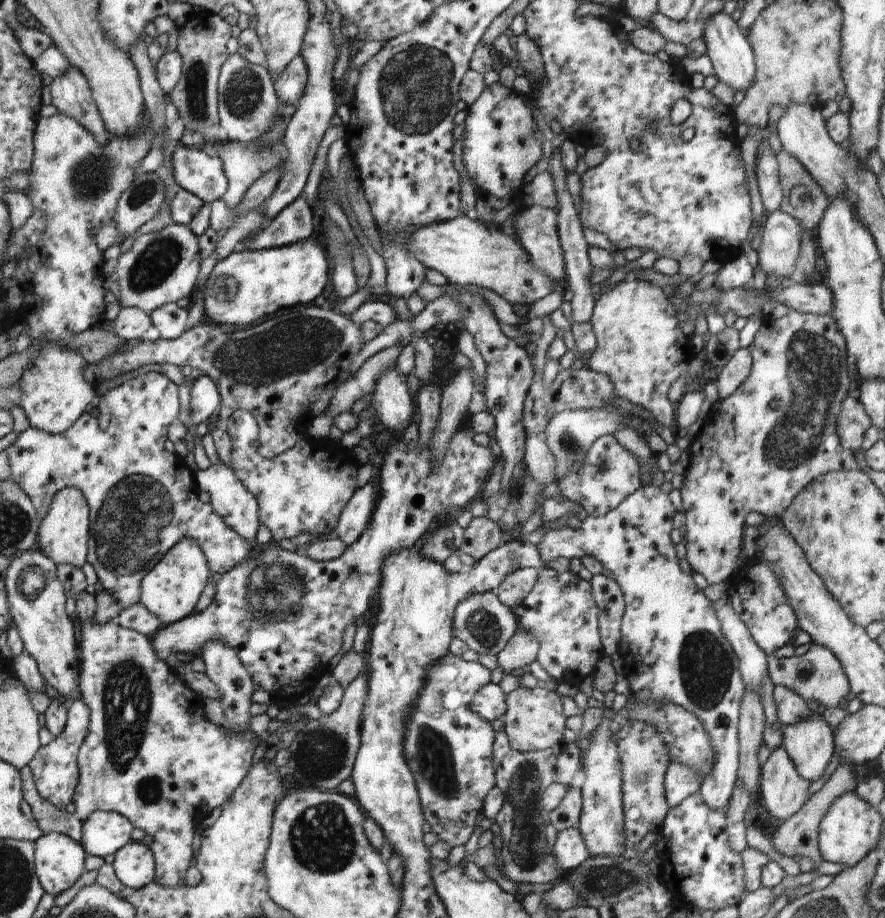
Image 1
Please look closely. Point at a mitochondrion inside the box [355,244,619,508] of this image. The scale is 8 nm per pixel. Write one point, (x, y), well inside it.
(569, 443)

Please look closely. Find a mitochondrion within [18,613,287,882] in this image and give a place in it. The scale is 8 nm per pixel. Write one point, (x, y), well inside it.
(126, 696)

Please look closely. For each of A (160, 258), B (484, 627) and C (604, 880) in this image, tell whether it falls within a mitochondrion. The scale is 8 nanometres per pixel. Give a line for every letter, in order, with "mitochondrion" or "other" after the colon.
A: mitochondrion
B: mitochondrion
C: mitochondrion

